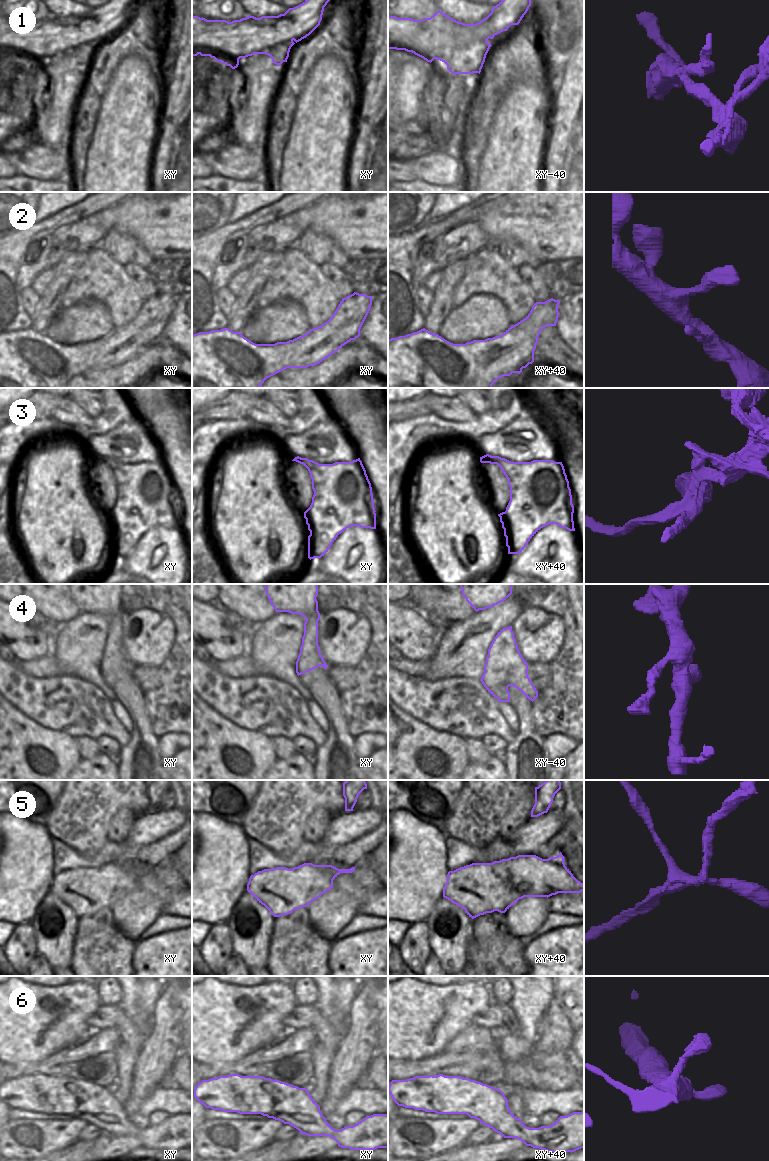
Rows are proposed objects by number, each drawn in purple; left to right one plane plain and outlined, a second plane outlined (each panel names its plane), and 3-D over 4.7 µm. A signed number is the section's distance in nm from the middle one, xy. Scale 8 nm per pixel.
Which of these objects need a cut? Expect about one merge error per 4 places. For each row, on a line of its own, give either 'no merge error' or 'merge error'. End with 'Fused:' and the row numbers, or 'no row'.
1: merge error
2: no merge error
3: merge error
4: no merge error
5: merge error
6: no merge error
Fused: 1, 3, 5

